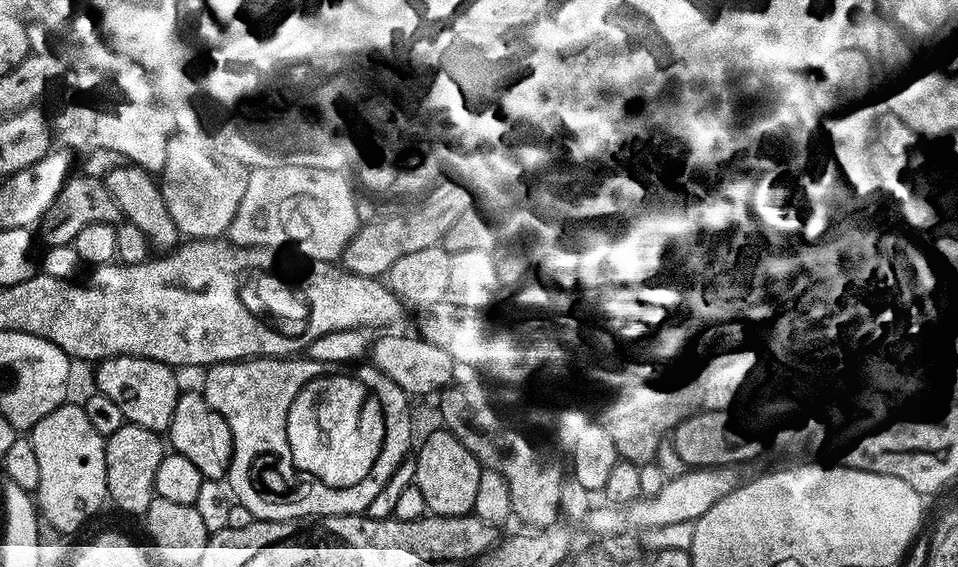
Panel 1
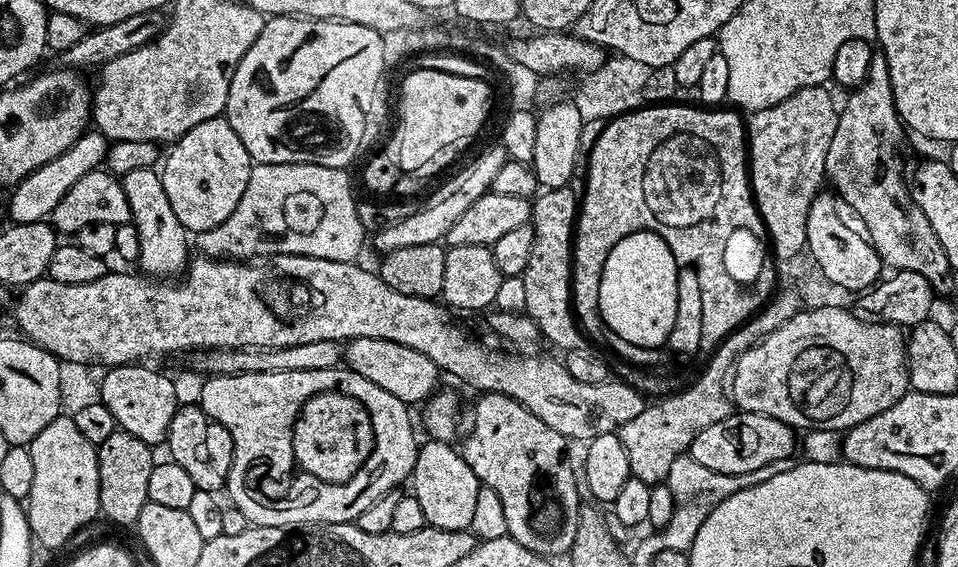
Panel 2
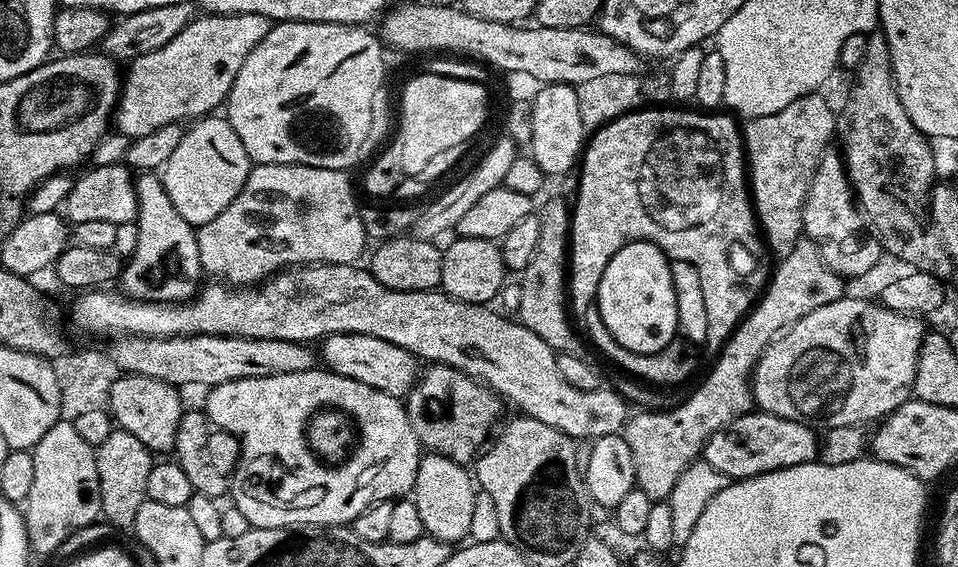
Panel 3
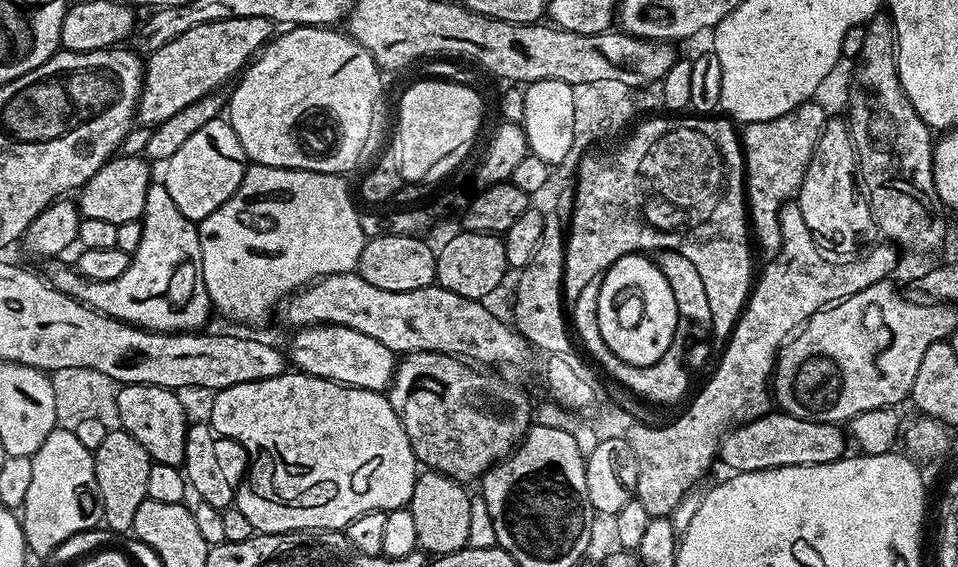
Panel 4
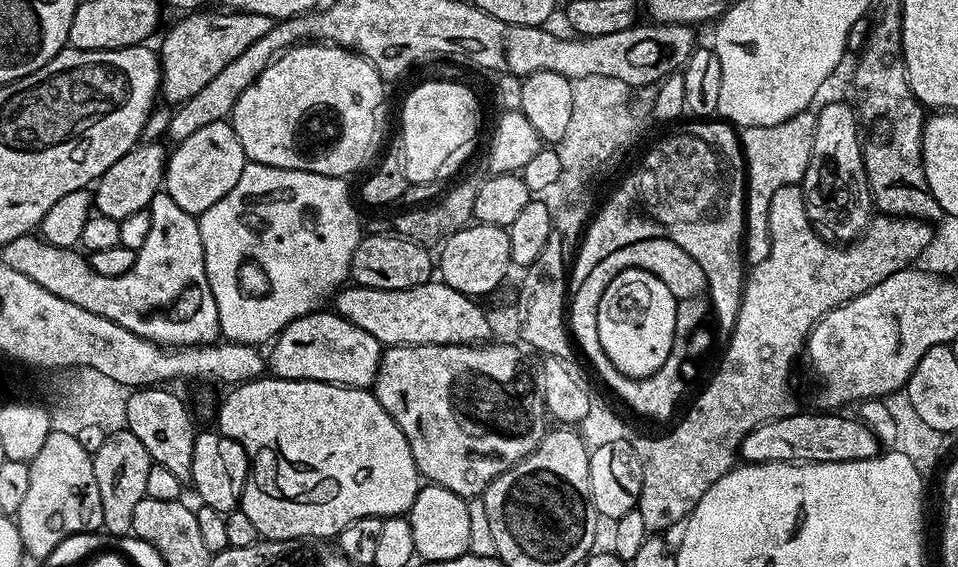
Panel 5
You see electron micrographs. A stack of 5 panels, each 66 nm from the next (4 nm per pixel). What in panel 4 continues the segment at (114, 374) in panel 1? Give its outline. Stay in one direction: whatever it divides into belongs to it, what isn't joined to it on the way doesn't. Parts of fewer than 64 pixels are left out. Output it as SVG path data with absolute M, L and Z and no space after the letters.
M126 384L117 394L117 410L120 415L119 427L129 432L148 451L157 464L180 468L186 454L186 434L190 419L184 413L184 404L177 393L170 388L153 384Z

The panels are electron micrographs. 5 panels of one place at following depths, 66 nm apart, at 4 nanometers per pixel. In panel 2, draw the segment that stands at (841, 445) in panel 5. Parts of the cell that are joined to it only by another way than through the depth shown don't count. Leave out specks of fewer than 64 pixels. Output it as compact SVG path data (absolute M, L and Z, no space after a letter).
M733 412L722 422L711 423L696 433L689 444L688 455L710 470L726 475L742 475L770 462L794 456L798 438L795 429L768 415Z

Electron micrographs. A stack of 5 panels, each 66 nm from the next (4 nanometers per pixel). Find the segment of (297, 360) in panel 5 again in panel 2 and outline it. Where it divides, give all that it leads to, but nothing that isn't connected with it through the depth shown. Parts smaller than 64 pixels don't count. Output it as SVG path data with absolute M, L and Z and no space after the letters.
M382 338L349 340L342 356L353 372L362 374L362 378L374 382L374 386L382 386L382 390L394 394L394 398L409 406L419 405L437 391L436 379L442 376L440 369L426 358L426 354L418 354L418 350L410 350L410 346L386 342Z

